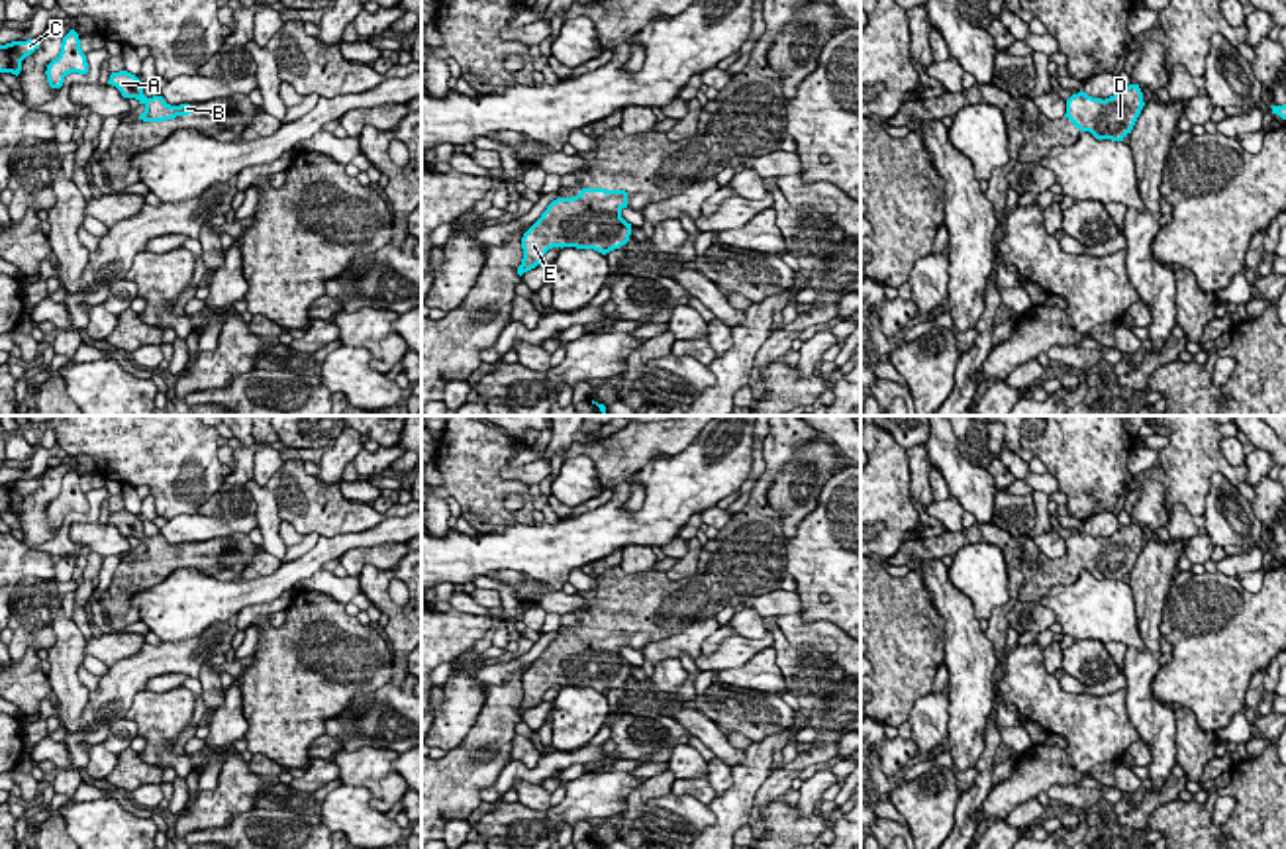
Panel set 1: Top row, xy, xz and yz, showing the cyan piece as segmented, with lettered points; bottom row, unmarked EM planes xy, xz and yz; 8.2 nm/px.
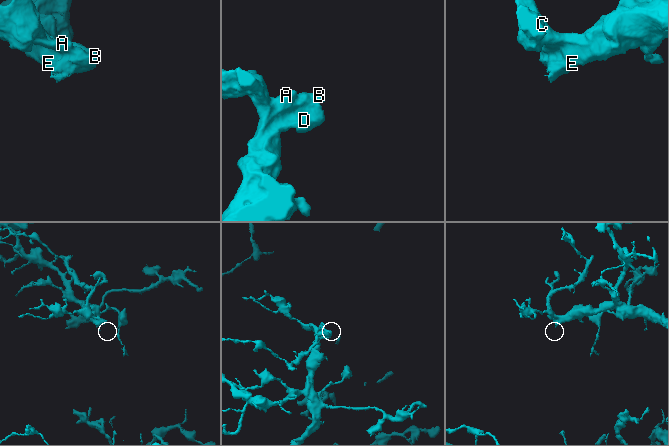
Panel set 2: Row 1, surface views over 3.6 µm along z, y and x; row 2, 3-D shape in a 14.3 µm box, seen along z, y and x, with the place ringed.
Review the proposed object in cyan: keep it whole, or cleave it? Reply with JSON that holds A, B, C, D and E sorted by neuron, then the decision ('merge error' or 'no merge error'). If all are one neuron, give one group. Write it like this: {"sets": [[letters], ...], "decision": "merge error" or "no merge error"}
{"sets": [["A", "B", "C", "D", "E"]], "decision": "no merge error"}

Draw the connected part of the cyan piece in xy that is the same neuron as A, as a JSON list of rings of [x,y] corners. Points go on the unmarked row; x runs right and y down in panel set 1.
[[[127,510],[112,512],[108,524],[116,525],[124,537],[135,537],[145,545],[145,551],[139,555],[143,561],[165,561],[192,553],[190,543],[171,545],[163,535],[147,537],[141,520]]]

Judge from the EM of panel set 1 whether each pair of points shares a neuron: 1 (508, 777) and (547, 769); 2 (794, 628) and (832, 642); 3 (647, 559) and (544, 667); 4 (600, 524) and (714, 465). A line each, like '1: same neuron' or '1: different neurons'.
1: same neuron
2: same neuron
3: different neurons
4: same neuron

